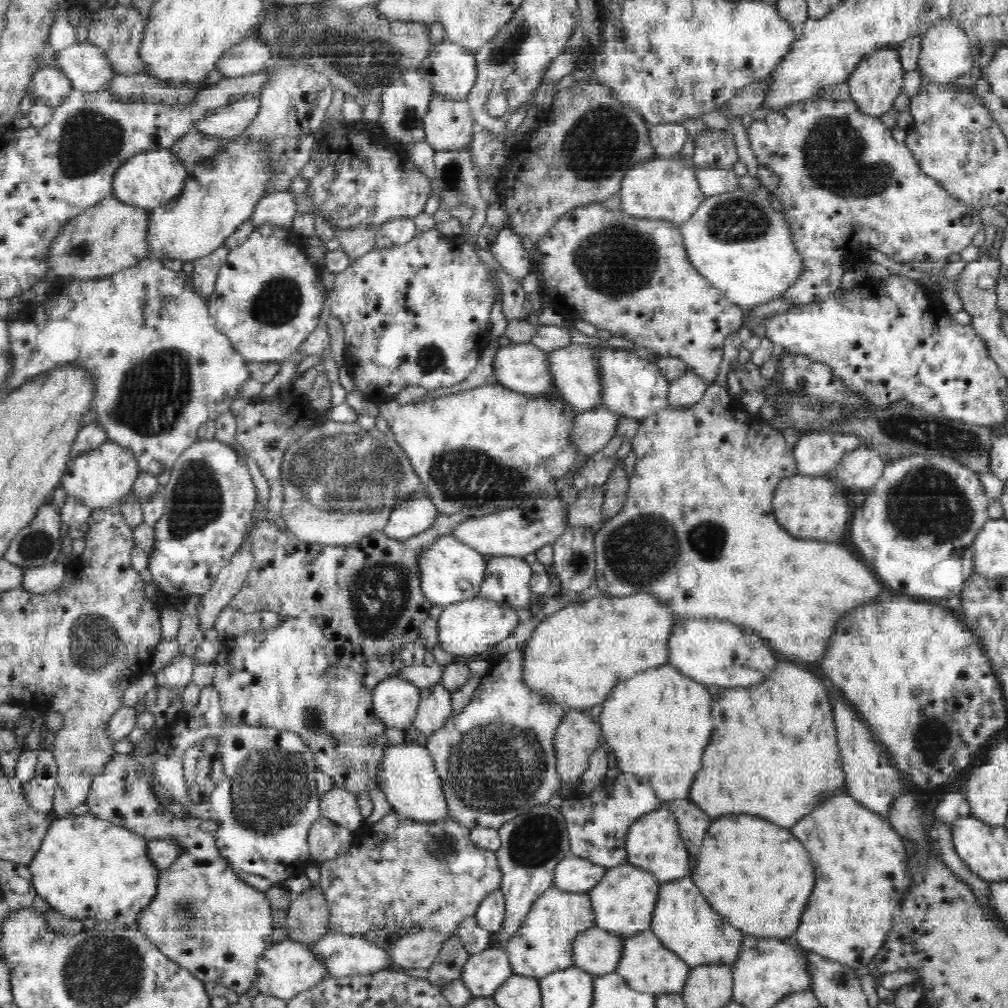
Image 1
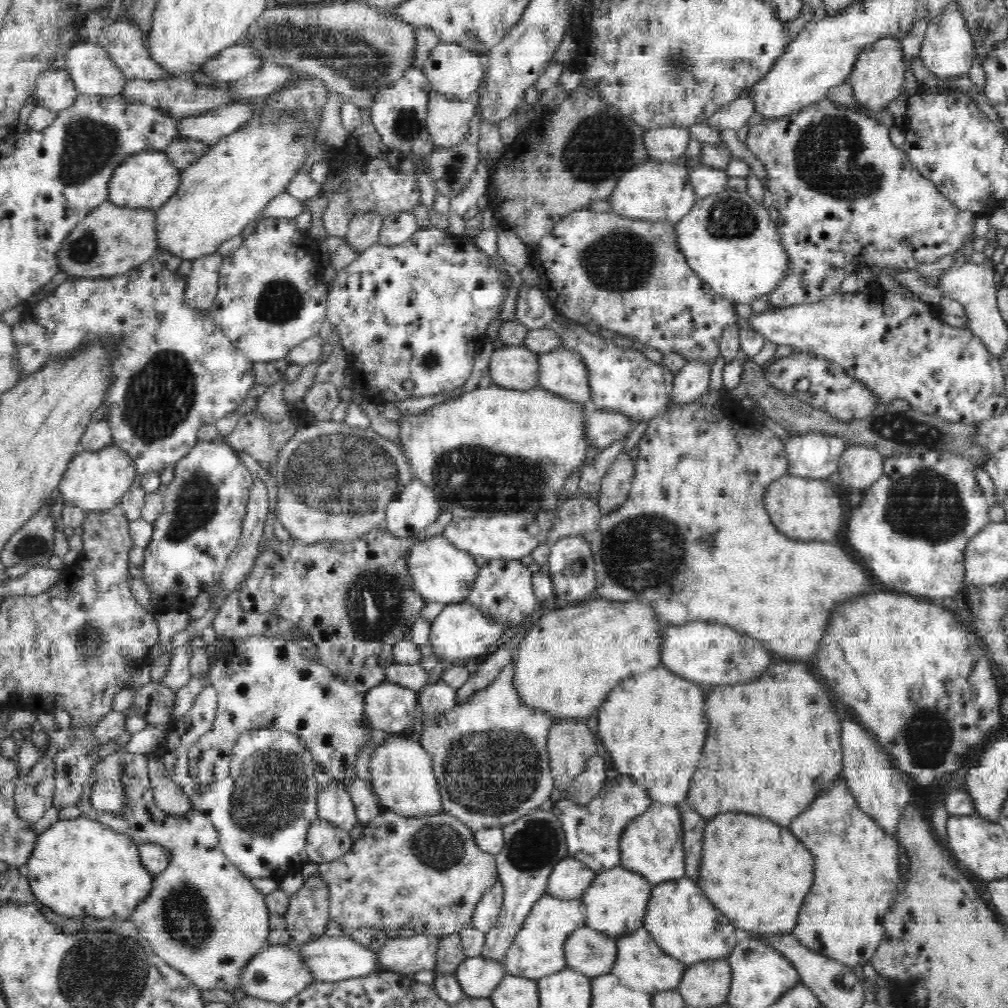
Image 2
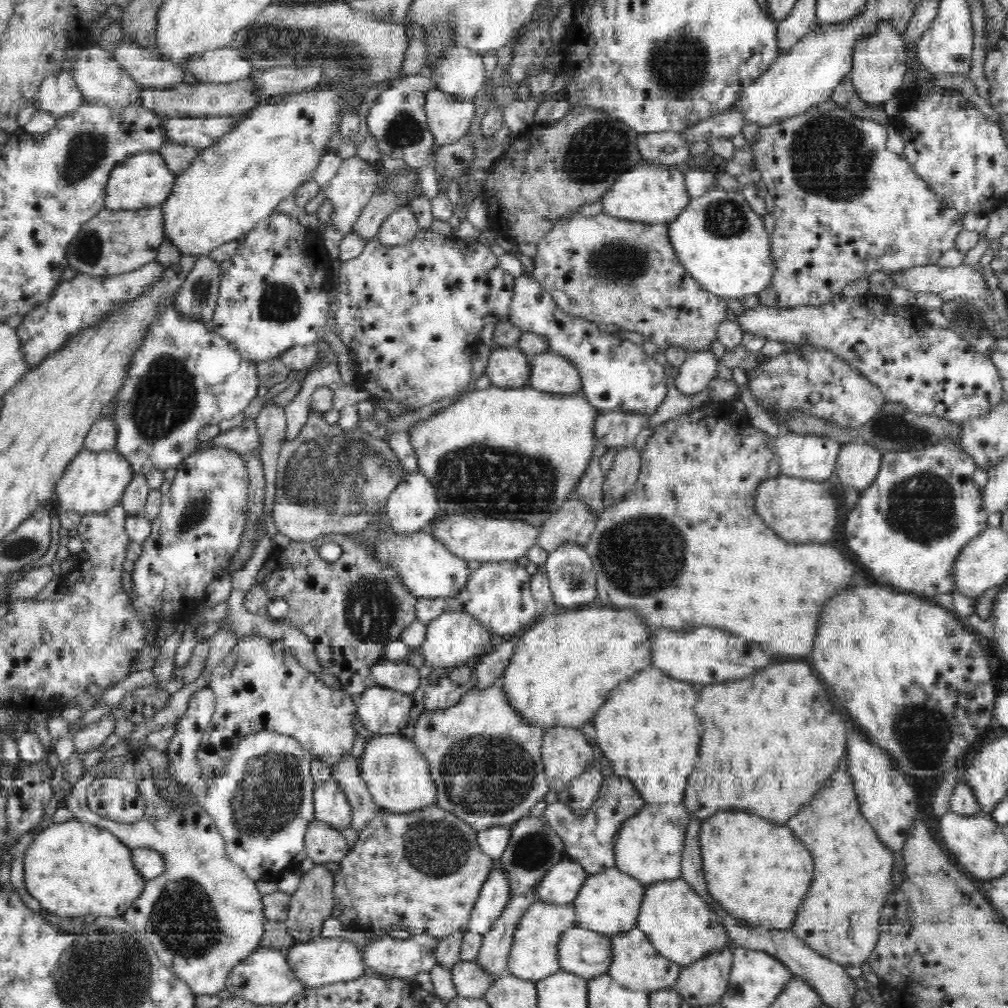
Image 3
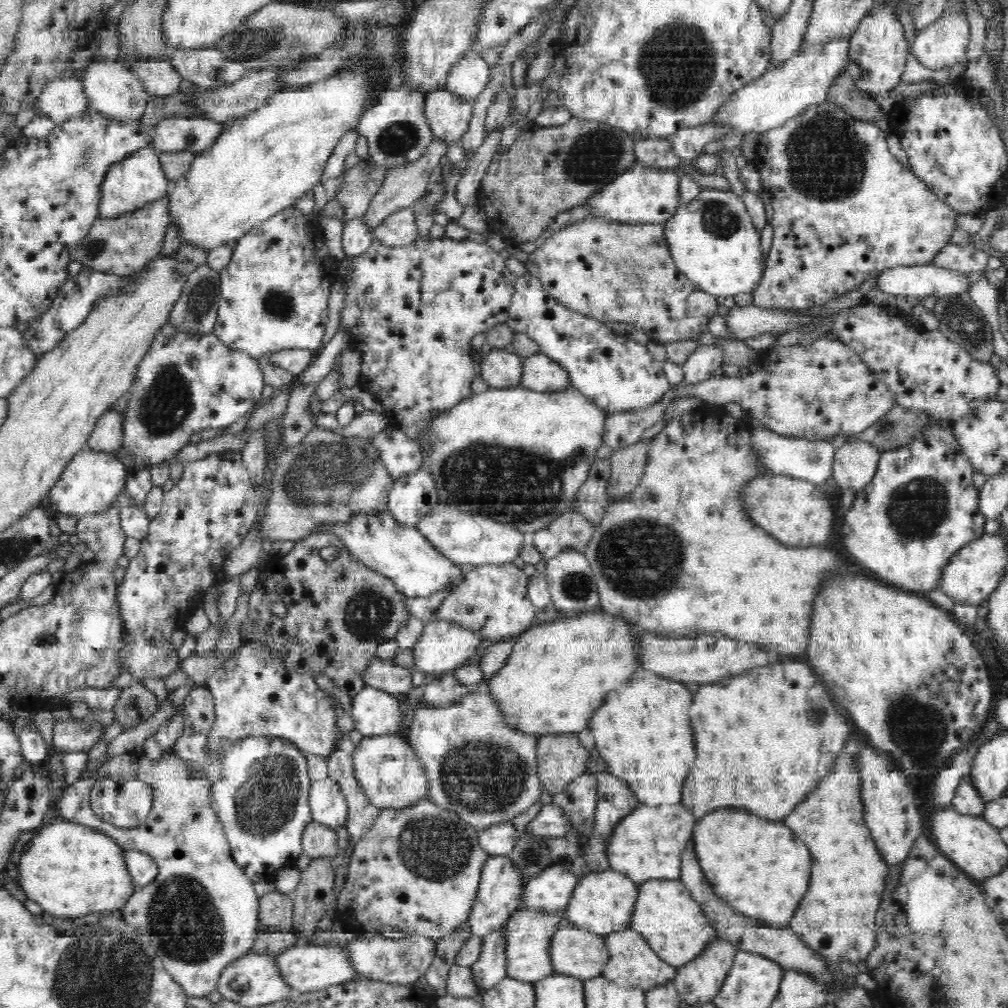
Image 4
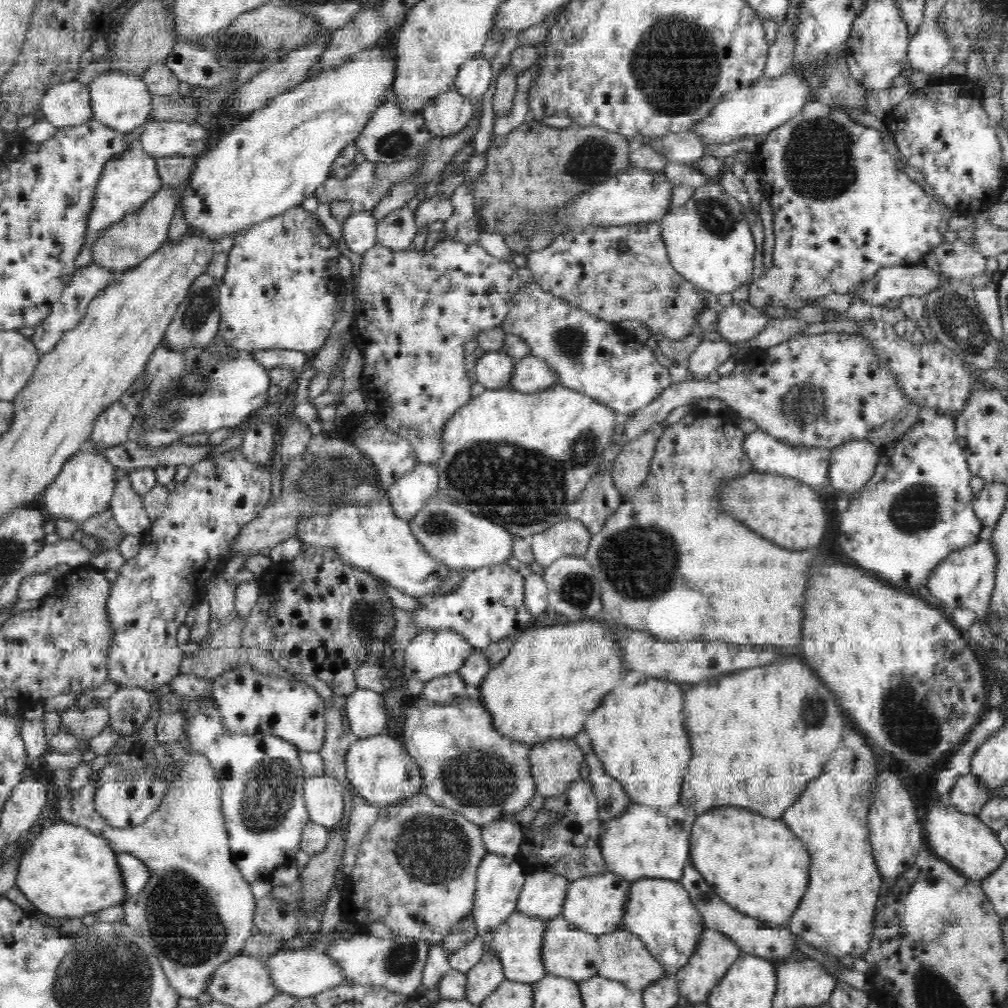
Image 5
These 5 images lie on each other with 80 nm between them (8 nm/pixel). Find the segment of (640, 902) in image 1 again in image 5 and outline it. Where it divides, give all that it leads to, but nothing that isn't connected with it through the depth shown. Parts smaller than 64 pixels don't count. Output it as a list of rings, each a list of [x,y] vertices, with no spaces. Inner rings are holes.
[[[606,872],[602,875],[580,878],[568,885],[561,915],[575,928],[588,934],[603,935],[622,928],[623,914],[626,913],[630,898],[631,882],[618,874]]]

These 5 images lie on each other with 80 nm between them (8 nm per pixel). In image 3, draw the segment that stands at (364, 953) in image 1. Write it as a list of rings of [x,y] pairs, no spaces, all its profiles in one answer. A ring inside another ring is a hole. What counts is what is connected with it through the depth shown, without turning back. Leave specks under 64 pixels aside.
[[[322,937],[313,941],[298,943],[286,950],[286,962],[294,971],[294,978],[305,988],[326,986],[334,982],[346,982],[368,974],[359,946],[342,937]]]

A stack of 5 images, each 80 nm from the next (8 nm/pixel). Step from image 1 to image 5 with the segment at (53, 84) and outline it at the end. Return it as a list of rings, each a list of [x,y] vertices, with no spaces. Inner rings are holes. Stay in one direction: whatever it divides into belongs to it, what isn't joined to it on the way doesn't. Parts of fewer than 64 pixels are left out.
[[[74,79],[49,87],[42,98],[39,115],[58,129],[89,122],[93,111],[88,85]]]

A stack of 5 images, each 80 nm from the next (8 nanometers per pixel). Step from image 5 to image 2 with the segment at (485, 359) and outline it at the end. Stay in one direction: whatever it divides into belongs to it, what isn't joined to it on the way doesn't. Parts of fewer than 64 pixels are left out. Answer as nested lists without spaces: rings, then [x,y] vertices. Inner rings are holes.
[[[503,345],[496,349],[489,362],[492,384],[514,390],[538,388],[540,354],[522,345]]]

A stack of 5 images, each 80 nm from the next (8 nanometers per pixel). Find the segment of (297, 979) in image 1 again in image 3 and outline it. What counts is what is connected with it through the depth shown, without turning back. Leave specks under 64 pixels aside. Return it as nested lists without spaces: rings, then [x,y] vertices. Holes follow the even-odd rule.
[[[258,948],[239,962],[231,970],[226,980],[226,992],[234,998],[241,998],[246,1002],[260,1005],[279,1005],[291,1000],[295,994],[300,994],[305,987],[294,978],[294,971],[286,962],[286,950],[274,950],[273,948]]]

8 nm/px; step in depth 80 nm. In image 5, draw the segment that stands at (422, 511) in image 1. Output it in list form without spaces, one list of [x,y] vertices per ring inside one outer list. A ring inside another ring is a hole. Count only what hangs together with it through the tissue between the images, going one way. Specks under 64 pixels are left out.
[[[418,463],[388,490],[396,516],[410,520],[432,495],[438,493],[439,476],[432,464]]]

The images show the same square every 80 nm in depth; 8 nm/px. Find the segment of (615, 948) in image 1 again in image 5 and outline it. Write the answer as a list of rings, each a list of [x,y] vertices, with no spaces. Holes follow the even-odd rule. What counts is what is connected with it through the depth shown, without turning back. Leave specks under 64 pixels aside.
[[[561,914],[550,920],[543,934],[542,957],[548,975],[570,978],[576,982],[596,976],[602,964],[598,935],[575,928]]]

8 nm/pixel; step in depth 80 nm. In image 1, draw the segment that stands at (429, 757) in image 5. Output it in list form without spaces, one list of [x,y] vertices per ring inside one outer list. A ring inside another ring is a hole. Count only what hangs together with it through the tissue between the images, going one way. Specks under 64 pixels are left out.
[[[522,650],[507,652],[490,662],[488,678],[478,684],[472,700],[462,712],[450,715],[446,726],[428,736],[425,747],[432,755],[436,772],[443,783],[450,816],[470,830],[476,827],[500,828],[520,814],[526,814],[532,806],[547,803],[560,789],[560,777],[556,772],[555,736],[560,721],[567,711],[530,690],[523,683]]]

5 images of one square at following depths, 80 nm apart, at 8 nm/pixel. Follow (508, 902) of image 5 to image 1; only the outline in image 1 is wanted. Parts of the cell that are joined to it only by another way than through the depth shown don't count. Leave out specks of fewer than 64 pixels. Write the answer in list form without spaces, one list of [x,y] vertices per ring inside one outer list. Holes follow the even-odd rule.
[[[502,889],[493,890],[480,902],[475,912],[478,926],[490,931],[491,938],[498,937],[502,932],[502,924],[506,918],[505,898]]]

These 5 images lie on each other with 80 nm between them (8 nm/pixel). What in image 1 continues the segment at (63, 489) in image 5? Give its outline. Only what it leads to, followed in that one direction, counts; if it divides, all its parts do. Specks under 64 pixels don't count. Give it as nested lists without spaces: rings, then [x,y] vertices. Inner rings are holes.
[[[106,441],[94,450],[79,454],[64,471],[61,484],[67,496],[73,496],[92,509],[108,508],[131,494],[140,474],[135,454],[128,447],[114,441]]]

